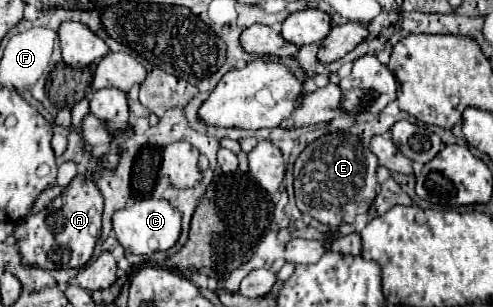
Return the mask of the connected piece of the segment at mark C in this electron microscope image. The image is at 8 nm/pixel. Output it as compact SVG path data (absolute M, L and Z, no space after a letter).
M141 199L129 203L125 209L119 209L113 215L113 231L123 249L133 255L151 255L155 251L167 251L177 243L181 235L181 213L173 209L165 199Z

